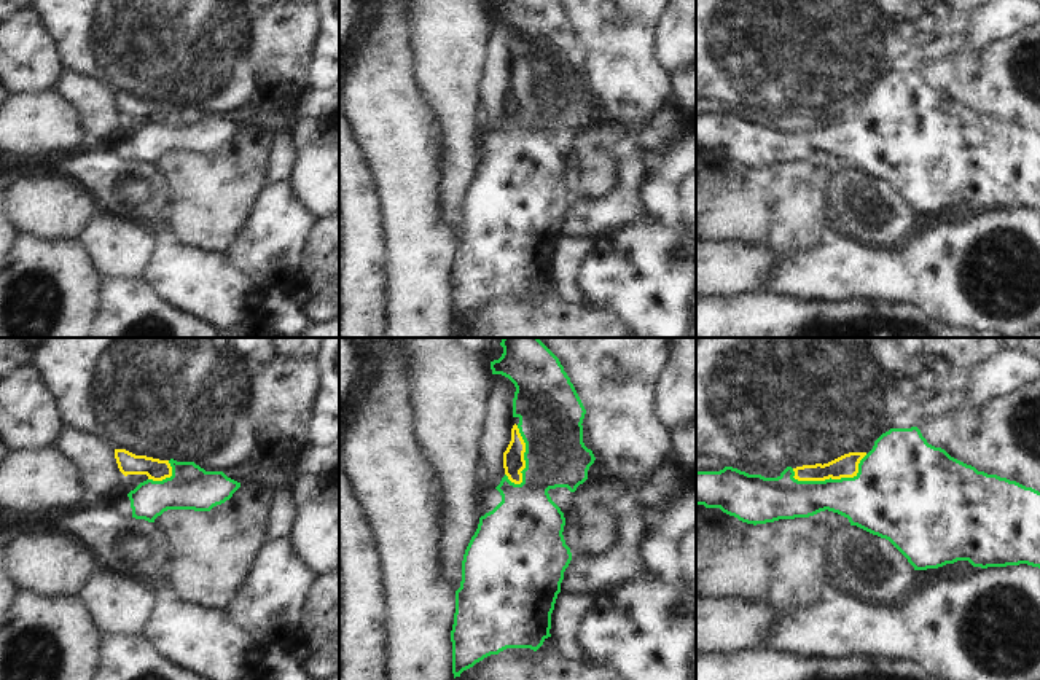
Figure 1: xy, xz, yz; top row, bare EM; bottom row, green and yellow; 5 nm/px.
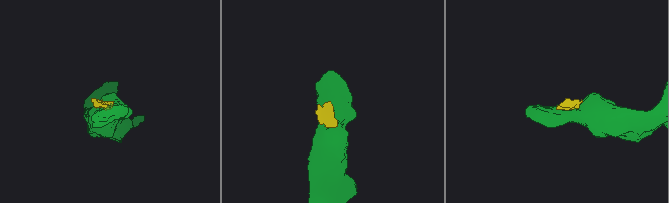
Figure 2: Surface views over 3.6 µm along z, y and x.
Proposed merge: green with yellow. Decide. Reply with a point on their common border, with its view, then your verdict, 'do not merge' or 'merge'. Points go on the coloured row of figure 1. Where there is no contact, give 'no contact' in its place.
yz (833, 480) | merge

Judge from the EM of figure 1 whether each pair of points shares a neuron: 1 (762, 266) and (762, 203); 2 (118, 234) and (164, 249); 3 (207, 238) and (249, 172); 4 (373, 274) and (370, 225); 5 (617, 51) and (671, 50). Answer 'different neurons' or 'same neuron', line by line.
1: different neurons
2: different neurons
3: same neuron
4: same neuron
5: different neurons

